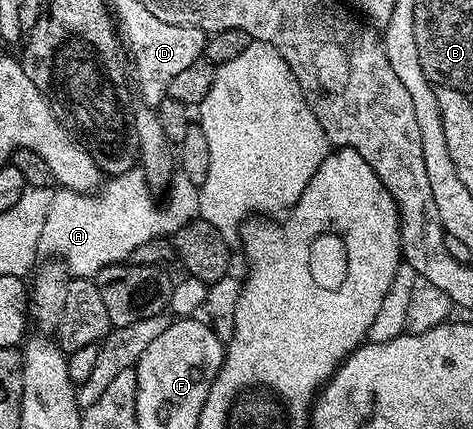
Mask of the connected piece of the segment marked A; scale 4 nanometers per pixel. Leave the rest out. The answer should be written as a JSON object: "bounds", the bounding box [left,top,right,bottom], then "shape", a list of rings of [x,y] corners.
{"bounds":[39,168,198,278],"shape":[[[138,168],[107,177],[101,188],[88,194],[55,189],[52,205],[48,208],[48,217],[44,219],[44,232],[40,232],[39,255],[53,256],[60,260],[69,268],[73,277],[94,278],[104,268],[127,261],[140,245],[163,236],[172,236],[177,230],[184,228],[184,224],[193,222],[198,217],[198,186],[192,184],[188,176],[181,172],[175,173],[168,193],[170,195],[166,198],[166,206],[158,206],[154,199],[155,191],[146,183],[145,176]]]}

